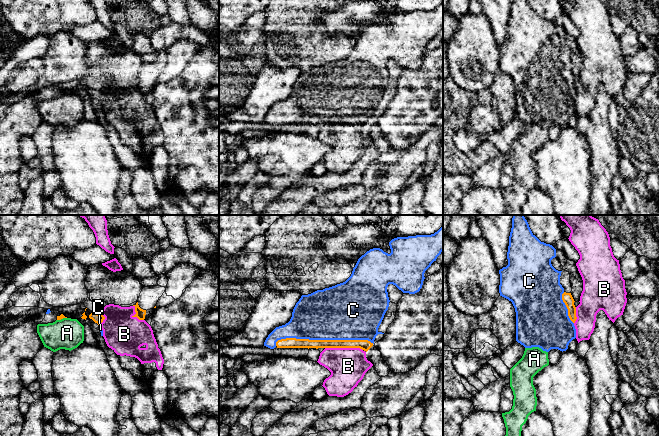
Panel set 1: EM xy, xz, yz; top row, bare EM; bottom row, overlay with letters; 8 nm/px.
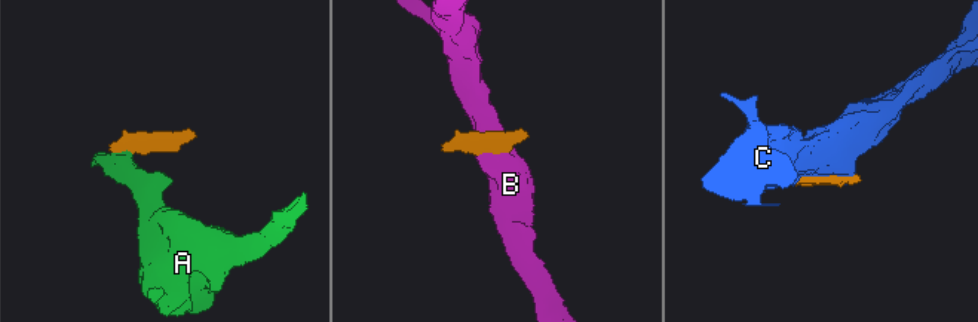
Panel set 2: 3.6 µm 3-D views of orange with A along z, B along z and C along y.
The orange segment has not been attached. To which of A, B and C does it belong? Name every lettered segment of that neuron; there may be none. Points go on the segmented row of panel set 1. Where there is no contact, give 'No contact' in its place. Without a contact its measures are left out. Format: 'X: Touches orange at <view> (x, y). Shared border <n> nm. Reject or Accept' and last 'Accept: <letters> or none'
A: Touches orange at xy (61, 318). Shared border 80 nm. Reject
B: Touches orange at xz (344, 347). Shared border 300 nm. Reject
C: Touches orange at xz (323, 340). Shared border 800 nm. Accept
Accept: C

